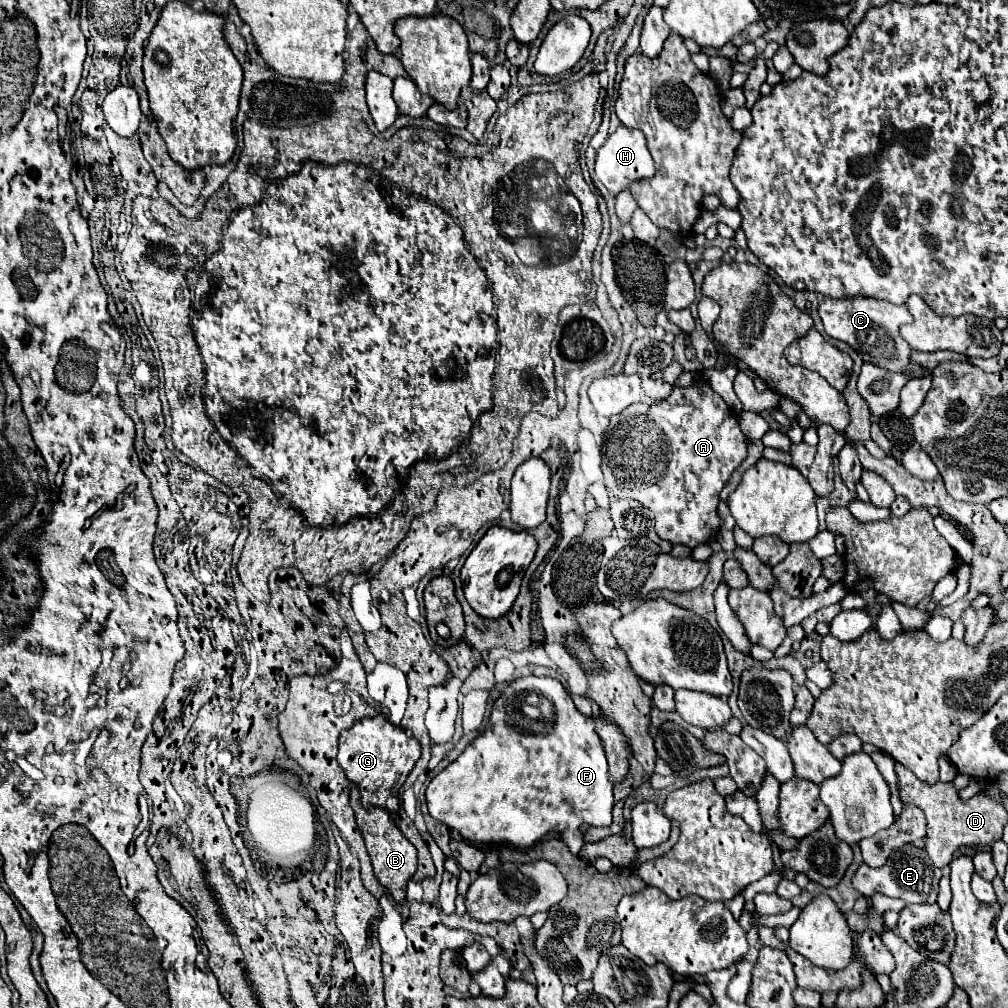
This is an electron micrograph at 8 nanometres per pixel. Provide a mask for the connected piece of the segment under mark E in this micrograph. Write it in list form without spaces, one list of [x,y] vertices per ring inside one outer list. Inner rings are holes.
[[[905,843],[903,847],[895,849],[887,863],[883,867],[869,867],[867,863],[861,863],[857,873],[853,875],[853,887],[863,897],[873,897],[875,893],[903,899],[907,905],[911,903],[935,903],[937,901],[937,887],[939,887],[941,871],[931,863],[927,851],[923,847],[917,847],[913,843]]]

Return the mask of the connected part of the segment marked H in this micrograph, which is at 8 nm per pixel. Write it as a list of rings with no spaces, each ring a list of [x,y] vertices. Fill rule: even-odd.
[[[623,125],[615,133],[609,135],[605,145],[595,155],[595,175],[613,195],[621,193],[623,189],[629,189],[629,185],[637,179],[653,177],[655,171],[657,169],[651,159],[649,149],[647,149],[645,135],[641,135],[641,131],[637,131],[637,129],[627,129]]]

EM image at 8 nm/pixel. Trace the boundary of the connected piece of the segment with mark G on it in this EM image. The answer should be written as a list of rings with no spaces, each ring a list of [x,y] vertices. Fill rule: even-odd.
[[[385,715],[359,719],[349,731],[343,731],[339,737],[337,761],[345,771],[347,779],[359,787],[363,805],[377,805],[391,813],[401,809],[399,787],[405,783],[407,775],[415,767],[415,761],[421,755],[421,745],[415,737],[407,735],[403,727],[389,723]]]

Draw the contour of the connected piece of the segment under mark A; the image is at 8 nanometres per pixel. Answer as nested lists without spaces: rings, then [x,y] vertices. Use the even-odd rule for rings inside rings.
[[[695,381],[689,387],[675,385],[671,395],[659,405],[635,403],[619,415],[611,417],[611,423],[603,435],[601,457],[607,491],[617,499],[635,499],[643,507],[651,509],[655,515],[655,531],[661,539],[693,549],[711,541],[711,537],[719,533],[719,493],[727,485],[731,473],[745,461],[747,437],[741,431],[733,409],[709,387],[709,383]],[[653,429],[663,429],[659,431],[663,437],[653,437]],[[643,437],[649,437],[649,447],[643,446]]]

